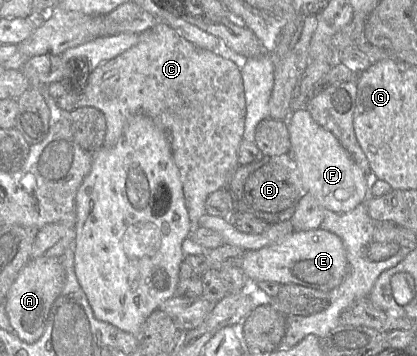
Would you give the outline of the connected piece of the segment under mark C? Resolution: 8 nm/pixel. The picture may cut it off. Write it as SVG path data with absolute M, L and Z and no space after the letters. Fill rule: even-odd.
M158 23L151 29L140 34L139 41L135 46L131 47L121 55L100 64L93 71L91 71L83 87L77 89L77 84L70 84L71 83L66 81L55 82L49 84L46 90L48 94L54 99L57 106L63 110L72 111L81 107L94 107L100 110L106 119L106 133L102 144L103 147L113 147L122 136L129 119L138 113L150 117L154 123L167 134L171 146L173 160L179 170L189 219L193 227L197 227L200 218L206 214L205 203L208 196L219 189L227 188L236 169L239 166L238 149L241 141L243 140L246 117L246 100L239 66L233 60L223 58L213 51L202 49L196 46L195 44L185 39L183 36L179 35L172 27L168 26L167 24Z

